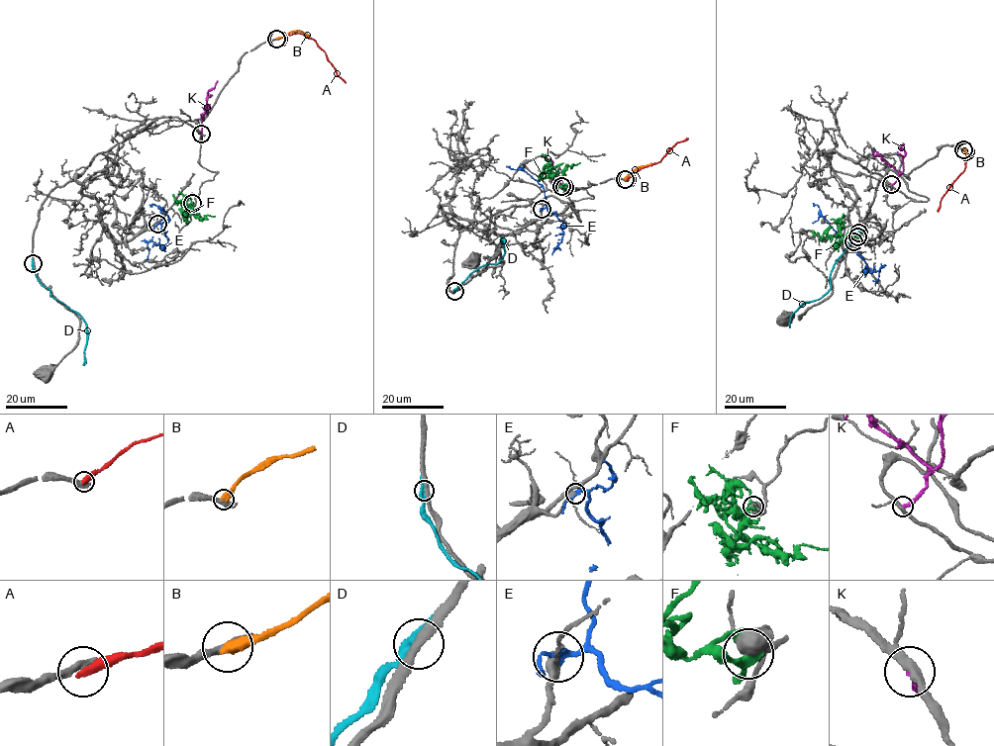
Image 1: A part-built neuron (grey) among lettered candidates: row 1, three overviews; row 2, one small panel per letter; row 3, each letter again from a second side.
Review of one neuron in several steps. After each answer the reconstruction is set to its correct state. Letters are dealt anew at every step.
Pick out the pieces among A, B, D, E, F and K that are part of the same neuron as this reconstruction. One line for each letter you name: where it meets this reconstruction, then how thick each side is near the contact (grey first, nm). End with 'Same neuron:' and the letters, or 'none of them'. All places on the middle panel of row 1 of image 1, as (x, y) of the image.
E: contact (542, 209); calibres 320 and 200 nm
Same neuron: E

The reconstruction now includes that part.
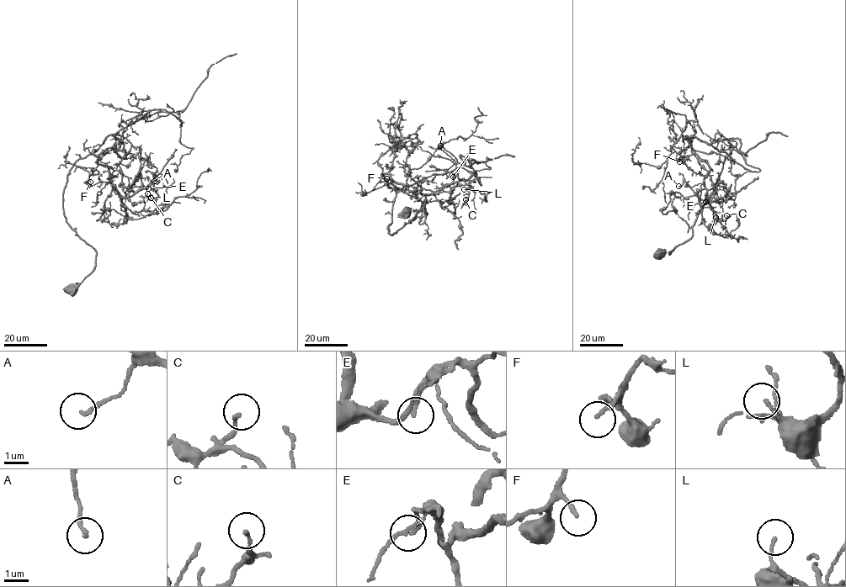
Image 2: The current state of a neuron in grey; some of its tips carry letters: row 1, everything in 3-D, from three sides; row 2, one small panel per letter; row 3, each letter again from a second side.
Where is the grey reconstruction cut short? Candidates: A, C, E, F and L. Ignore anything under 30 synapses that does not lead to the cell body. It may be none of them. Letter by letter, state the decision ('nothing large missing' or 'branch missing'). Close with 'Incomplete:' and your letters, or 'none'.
A: nothing large missing
C: nothing large missing
E: nothing large missing
F: branch missing
L: nothing large missing
Incomplete: F

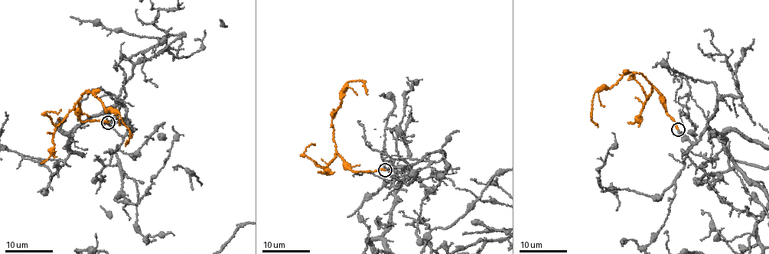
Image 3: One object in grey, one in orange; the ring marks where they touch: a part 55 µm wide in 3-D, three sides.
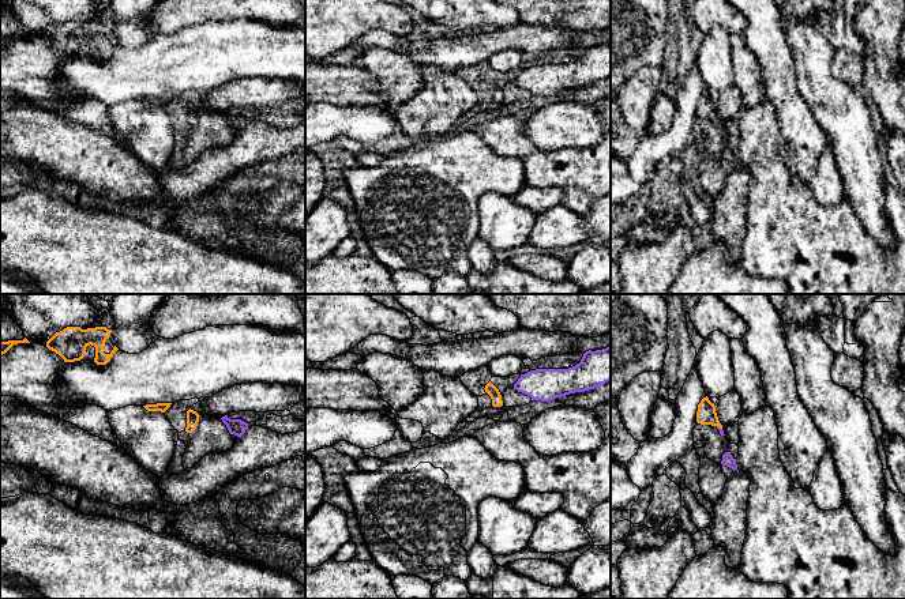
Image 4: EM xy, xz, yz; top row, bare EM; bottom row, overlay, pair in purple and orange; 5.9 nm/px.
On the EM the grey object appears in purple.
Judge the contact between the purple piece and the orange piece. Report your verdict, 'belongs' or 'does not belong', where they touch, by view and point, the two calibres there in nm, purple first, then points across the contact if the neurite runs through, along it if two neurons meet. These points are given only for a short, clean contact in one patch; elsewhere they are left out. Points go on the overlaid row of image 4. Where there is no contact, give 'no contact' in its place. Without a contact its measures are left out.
belongs; meets purple in xy at (194, 430); 20 nm thick on the purple side, 80 nm on the other; runs through xy (195, 429), (194, 430), (192, 417)

